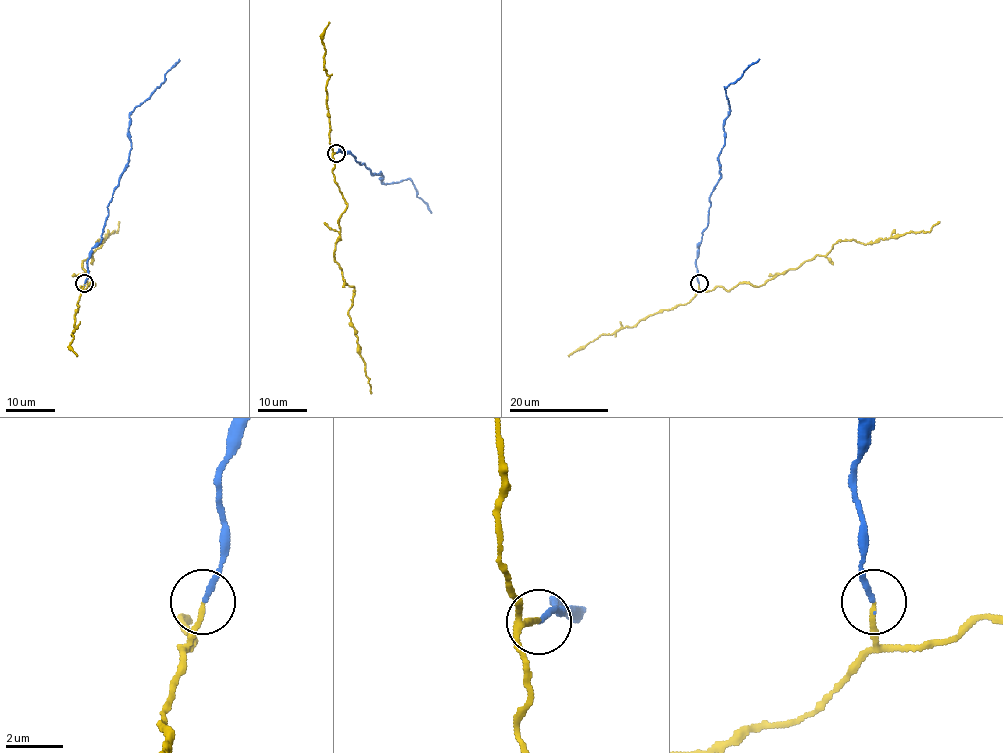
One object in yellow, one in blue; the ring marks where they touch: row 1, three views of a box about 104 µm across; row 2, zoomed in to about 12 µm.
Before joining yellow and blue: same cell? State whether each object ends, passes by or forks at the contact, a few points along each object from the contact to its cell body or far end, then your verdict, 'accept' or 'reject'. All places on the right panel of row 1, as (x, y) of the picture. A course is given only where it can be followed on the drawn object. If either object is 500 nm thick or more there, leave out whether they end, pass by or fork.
yellow ends; blue ends; course yellow (699, 283), (705, 291), (756, 286), (824, 255), (838, 241), (870, 244), (929, 231), (940, 221); course blue (699, 283), (696, 259), (707, 226), (709, 195), (720, 176), (719, 152), (729, 109), (725, 88), (759, 59); accept

